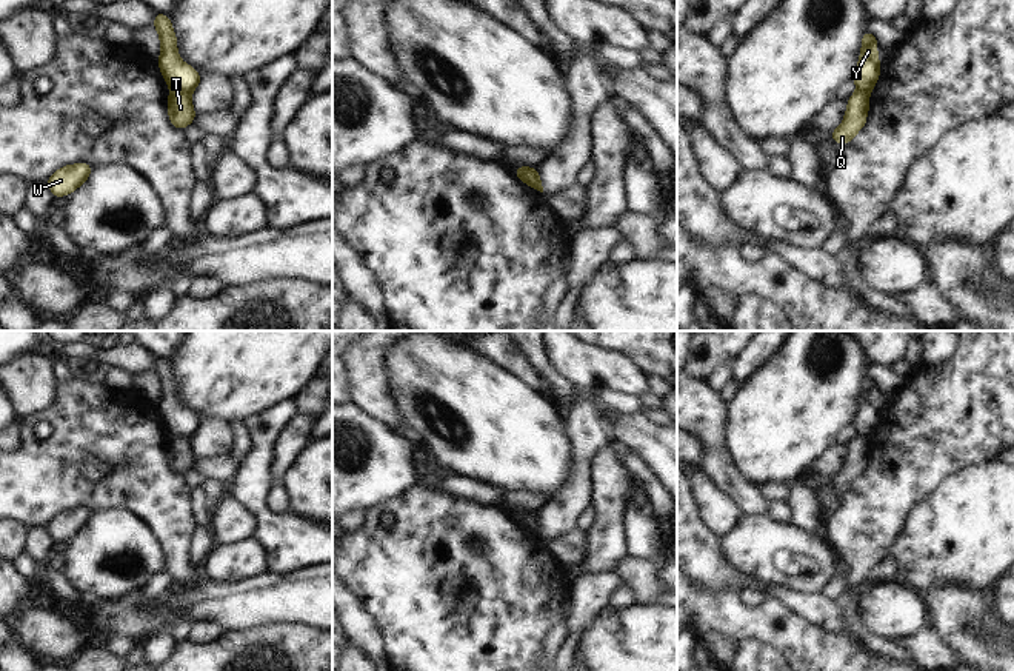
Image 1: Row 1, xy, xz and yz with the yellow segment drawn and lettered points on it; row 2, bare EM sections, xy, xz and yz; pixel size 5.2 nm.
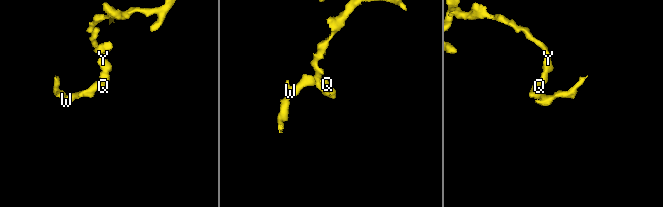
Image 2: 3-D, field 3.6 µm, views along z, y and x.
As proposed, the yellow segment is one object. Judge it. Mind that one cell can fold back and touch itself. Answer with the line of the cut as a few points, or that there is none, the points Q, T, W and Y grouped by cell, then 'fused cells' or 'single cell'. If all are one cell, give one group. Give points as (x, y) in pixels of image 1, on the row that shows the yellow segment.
cut in xy along (171, 90), (188, 96); Q T W / Y; fused cells

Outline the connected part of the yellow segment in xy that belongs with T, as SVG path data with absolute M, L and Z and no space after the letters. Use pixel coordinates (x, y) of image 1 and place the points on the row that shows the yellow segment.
M172 92L168 97L169 122L177 129L185 129L195 119L191 95L182 92Z

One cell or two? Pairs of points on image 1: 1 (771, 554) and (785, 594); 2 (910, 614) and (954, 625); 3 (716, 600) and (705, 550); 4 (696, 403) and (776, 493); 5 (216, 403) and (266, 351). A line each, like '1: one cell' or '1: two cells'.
1: two cells
2: two cells
3: two cells
4: two cells
5: one cell

